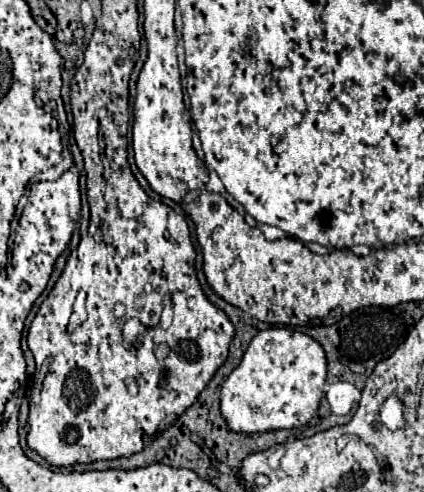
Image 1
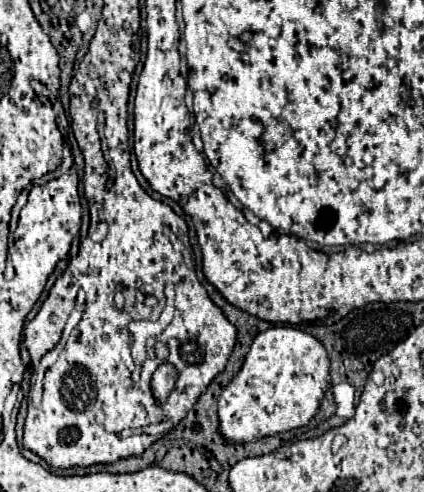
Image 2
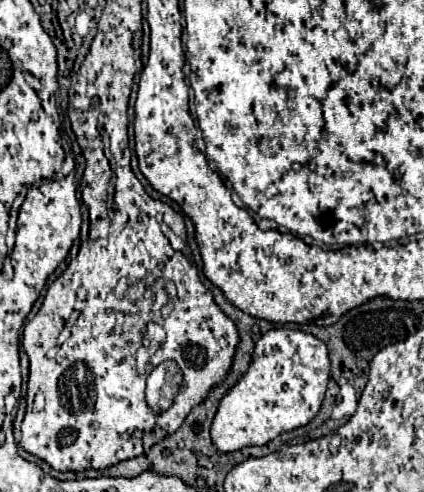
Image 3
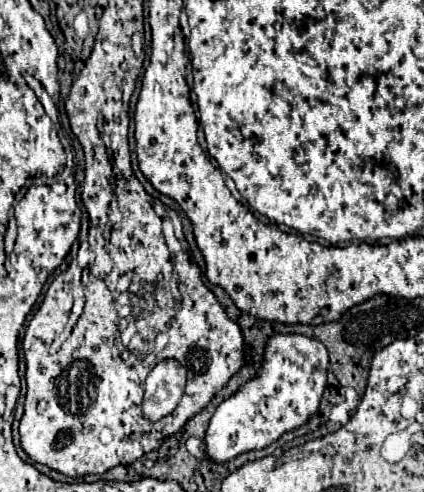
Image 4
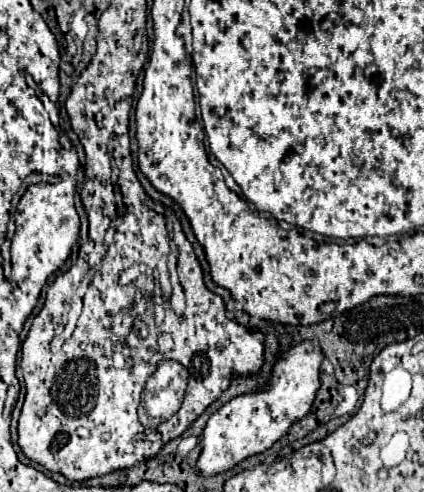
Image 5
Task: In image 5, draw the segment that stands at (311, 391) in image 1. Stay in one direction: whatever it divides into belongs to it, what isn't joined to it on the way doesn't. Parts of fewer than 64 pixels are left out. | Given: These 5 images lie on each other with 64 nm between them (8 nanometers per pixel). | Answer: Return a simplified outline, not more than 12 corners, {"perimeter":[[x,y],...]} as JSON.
{"perimeter":[[282,352],[268,390],[226,402],[204,426],[213,476],[262,454],[310,410],[324,354]]}

